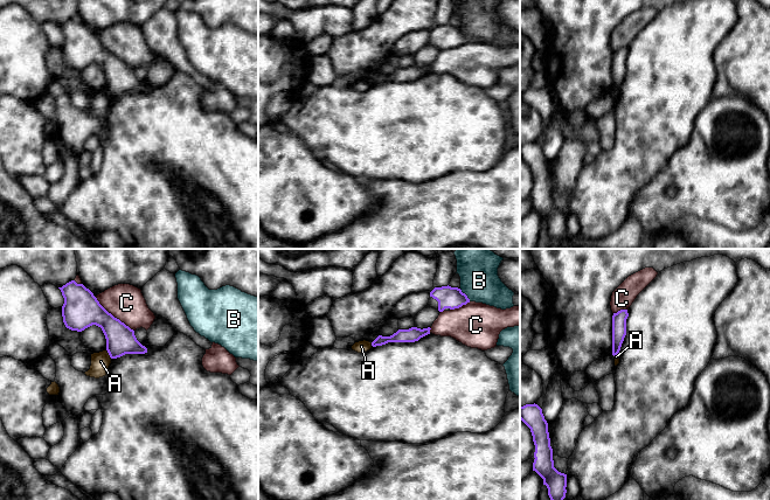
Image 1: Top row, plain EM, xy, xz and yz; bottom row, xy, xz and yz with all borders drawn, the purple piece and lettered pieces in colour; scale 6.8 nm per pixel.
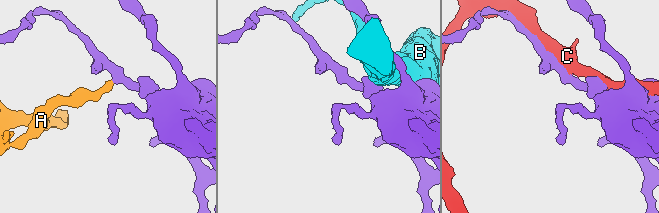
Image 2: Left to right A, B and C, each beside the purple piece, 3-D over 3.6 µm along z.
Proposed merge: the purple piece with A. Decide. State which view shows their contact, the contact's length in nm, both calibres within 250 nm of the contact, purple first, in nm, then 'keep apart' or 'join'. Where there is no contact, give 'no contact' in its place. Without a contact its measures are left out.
meets purple in xy; contact 70 nm long; 200 nm thick on the purple side, 130 nm on the other; keep apart

